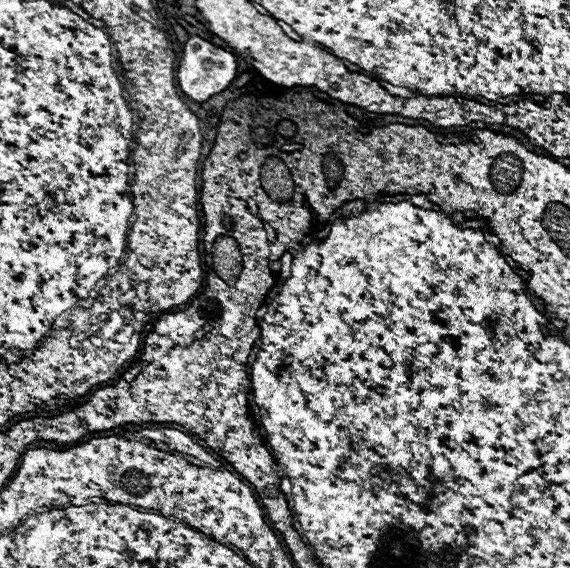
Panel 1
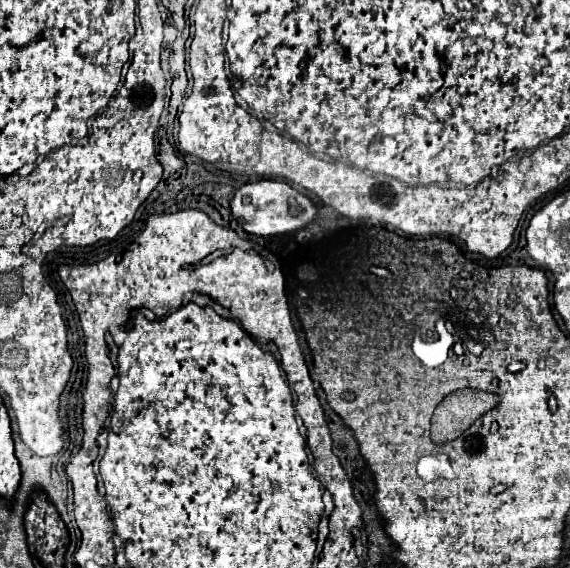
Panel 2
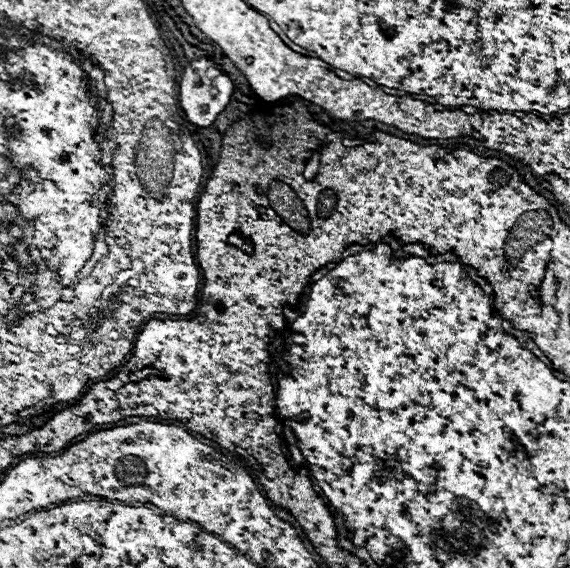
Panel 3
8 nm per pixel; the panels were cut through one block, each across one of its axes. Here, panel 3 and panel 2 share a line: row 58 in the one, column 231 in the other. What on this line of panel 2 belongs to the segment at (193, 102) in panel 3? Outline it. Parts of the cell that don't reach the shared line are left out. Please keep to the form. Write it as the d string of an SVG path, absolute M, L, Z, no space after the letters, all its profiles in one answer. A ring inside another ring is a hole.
M258 180L258 182L248 182L242 188L238 188L230 200L230 212L242 224L244 232L256 234L256 236L274 236L274 234L284 234L284 232L294 232L298 228L304 228L310 224L316 216L316 206L312 204L310 198L302 196L296 192L292 186L280 180ZM290 200L296 200L300 206L300 214L290 212Z

